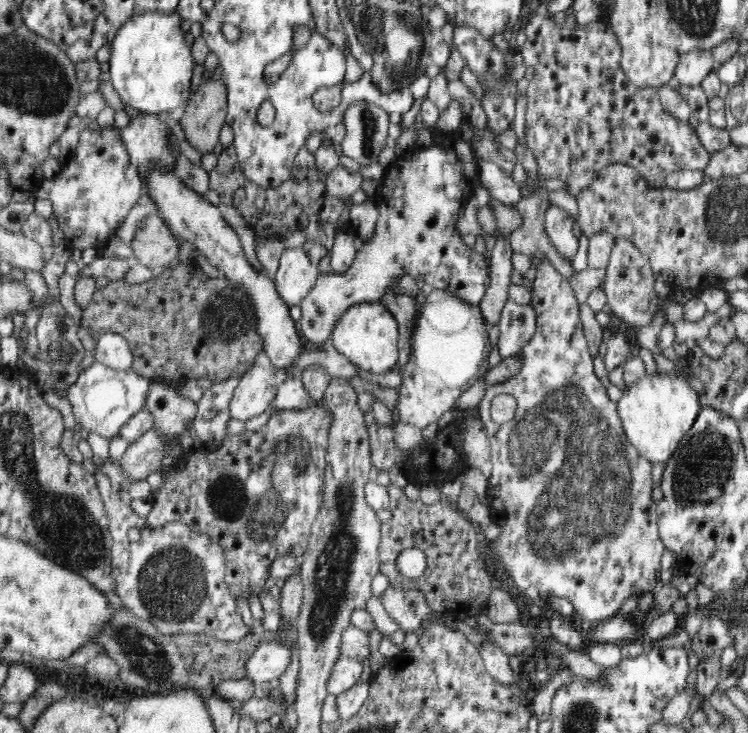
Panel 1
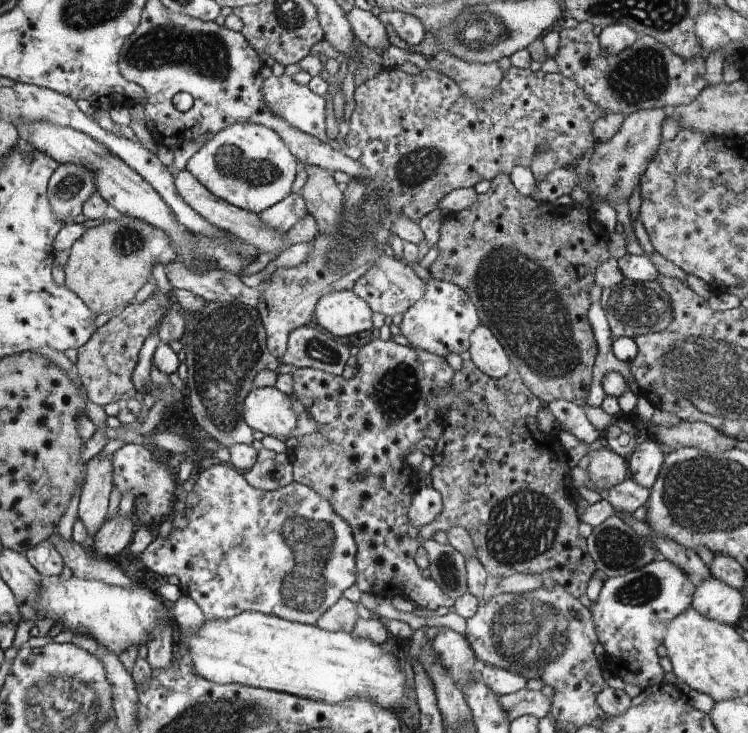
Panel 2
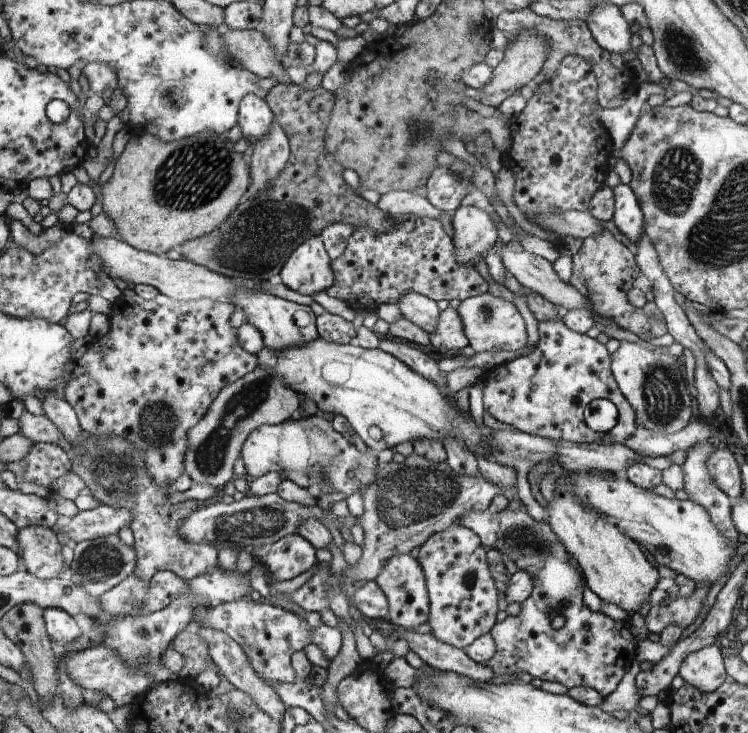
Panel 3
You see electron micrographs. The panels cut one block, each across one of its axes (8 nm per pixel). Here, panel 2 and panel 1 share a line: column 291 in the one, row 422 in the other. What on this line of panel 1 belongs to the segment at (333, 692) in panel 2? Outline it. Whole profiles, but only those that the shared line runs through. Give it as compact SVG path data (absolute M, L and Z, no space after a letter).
M658 372L654 376L643 375L634 385L624 390L617 401L617 413L628 442L640 456L654 464L664 464L672 458L701 408L699 396L684 376Z

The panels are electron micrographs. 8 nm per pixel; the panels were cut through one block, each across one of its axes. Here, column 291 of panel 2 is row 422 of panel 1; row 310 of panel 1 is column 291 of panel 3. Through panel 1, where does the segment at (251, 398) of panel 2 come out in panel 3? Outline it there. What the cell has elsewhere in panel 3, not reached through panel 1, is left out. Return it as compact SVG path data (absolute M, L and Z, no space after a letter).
M318 415L301 417L299 420L289 419L278 425L261 425L250 432L240 454L249 480L262 477L268 472L281 471L284 472L284 479L292 480L302 488L319 489L321 484L326 482L334 493L342 492L348 497L357 492L364 494L366 488L371 487L372 482L376 480L376 468L378 468L378 458L374 456L372 449L367 447L366 450L358 450L354 444L347 442L344 436L334 430L331 422Z

